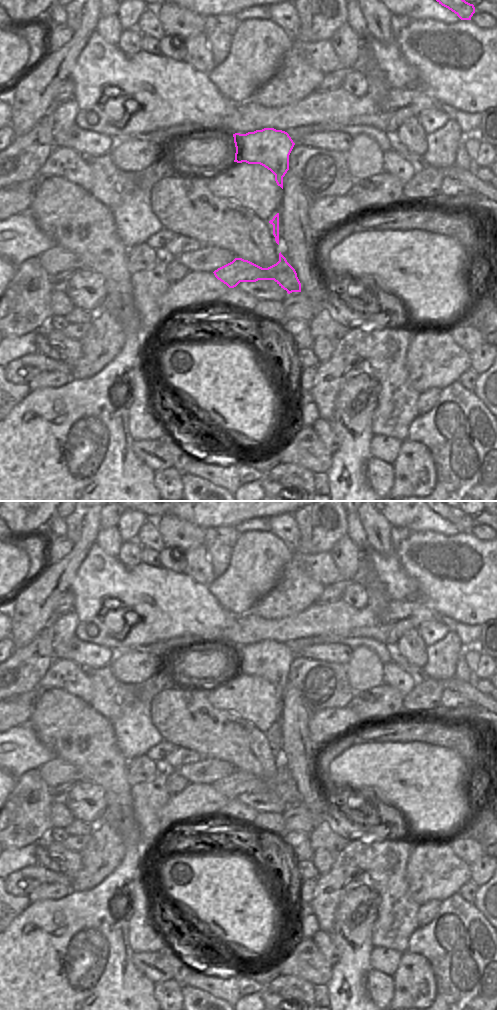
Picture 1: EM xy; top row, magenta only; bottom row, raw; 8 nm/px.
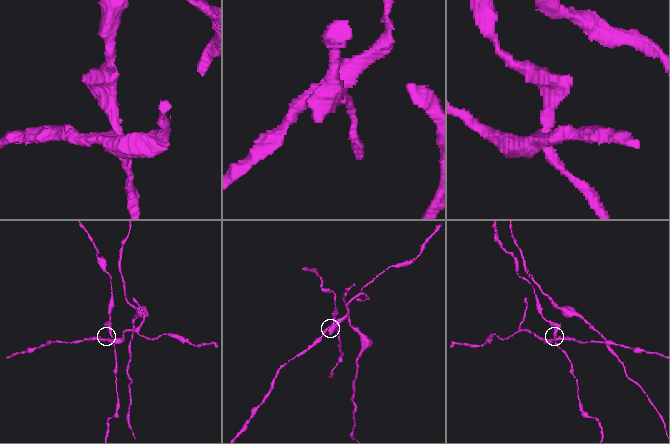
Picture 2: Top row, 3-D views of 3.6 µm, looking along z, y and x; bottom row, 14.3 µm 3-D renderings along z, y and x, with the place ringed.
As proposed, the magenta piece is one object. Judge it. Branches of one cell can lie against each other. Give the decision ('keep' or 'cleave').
cleave

